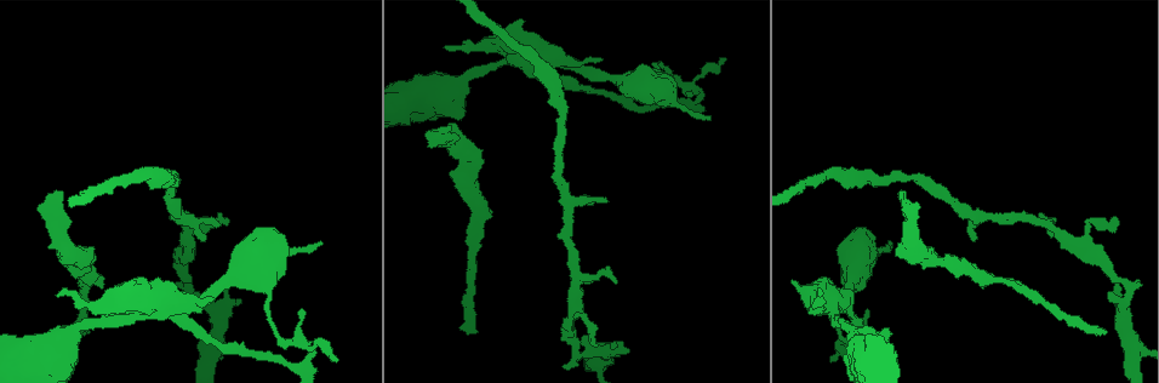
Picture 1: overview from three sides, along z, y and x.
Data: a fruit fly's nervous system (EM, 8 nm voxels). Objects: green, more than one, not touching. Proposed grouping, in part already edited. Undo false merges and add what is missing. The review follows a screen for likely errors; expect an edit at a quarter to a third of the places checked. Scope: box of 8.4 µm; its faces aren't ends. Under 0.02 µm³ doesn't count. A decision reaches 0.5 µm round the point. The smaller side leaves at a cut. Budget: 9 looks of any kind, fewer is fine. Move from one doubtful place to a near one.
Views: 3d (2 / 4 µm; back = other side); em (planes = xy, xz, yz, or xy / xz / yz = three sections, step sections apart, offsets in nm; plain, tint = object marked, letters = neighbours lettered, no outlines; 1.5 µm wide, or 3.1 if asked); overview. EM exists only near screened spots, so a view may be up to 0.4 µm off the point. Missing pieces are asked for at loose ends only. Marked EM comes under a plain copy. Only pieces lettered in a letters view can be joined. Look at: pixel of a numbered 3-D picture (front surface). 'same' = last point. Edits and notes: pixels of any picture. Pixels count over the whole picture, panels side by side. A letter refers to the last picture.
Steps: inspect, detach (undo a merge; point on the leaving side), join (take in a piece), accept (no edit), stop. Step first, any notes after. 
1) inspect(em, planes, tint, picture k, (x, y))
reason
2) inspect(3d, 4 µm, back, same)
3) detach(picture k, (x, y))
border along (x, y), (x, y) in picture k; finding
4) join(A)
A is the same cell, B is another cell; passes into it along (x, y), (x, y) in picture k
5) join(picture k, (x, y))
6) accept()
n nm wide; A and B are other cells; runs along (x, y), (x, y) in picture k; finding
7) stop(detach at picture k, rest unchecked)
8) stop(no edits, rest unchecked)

inspect(em, planes, letters, picture 1, (821, 295))
free end

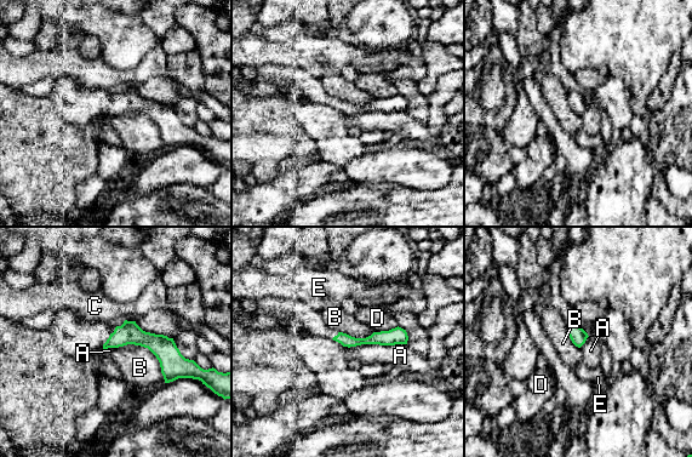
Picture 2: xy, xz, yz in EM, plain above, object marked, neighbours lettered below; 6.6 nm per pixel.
accept()
A touches over 420 nm; A, B, C, D and E are other cells; runs along (108, 344), (144, 338), (186, 361) in picture 2; no lettered piece goes on from it

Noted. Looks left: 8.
inspect(em, planes, letters, picture 1, (594, 202))
free end

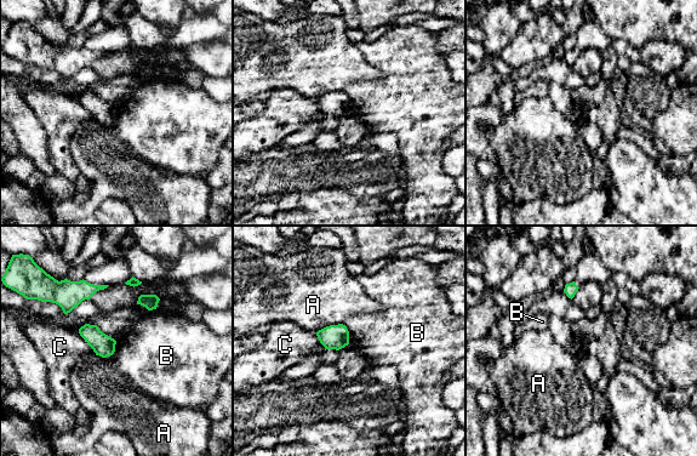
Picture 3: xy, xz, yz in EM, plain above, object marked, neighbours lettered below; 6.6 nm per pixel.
accept()
A, B and C are other cells; border along (344, 324), (349, 343) in picture 3; none of them fits

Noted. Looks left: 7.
inspect(em, planes, letters, picture 1, (676, 79))
closes a loop

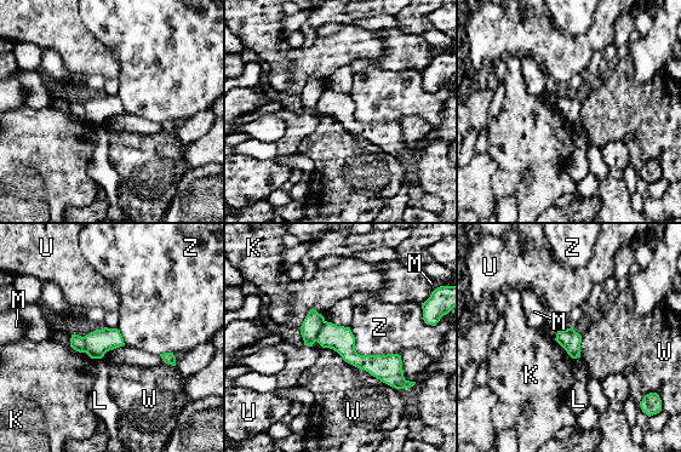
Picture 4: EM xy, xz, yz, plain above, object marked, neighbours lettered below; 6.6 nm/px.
detach(picture 4, (339, 338))
K, L, M, U, W and Z are other cells; border along (325, 321), (315, 341) in picture 4; two neurons meet here

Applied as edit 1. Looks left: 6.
inspect(overview)

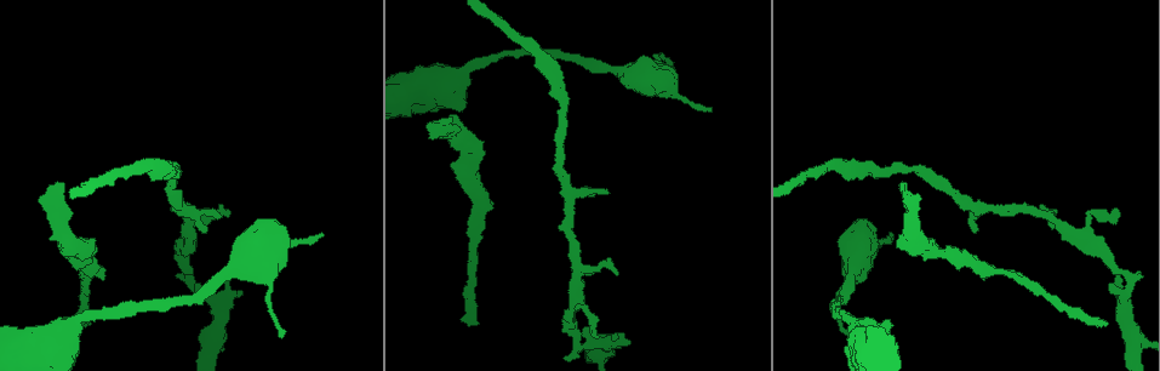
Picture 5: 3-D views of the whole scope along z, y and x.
inspect(3d, 2 µm, picture 5, (449, 117))
free end

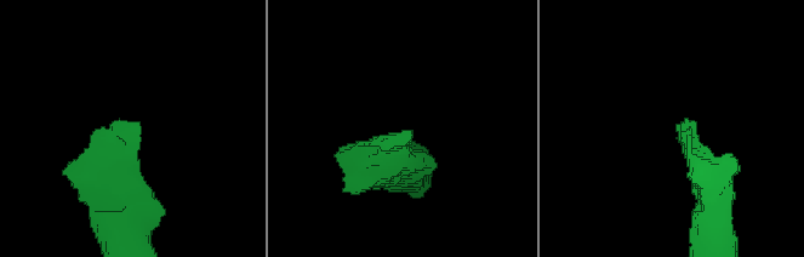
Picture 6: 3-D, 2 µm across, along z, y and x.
inspect(em, planes, letters, picture 6, (681, 125))

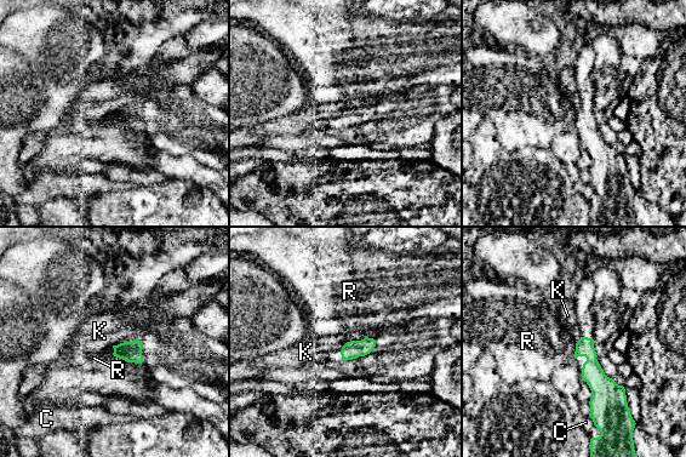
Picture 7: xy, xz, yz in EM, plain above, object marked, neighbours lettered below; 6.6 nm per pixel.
accept()
C, K and R are other cells; border along (139, 340), (112, 346) in picture 7; none of them fits

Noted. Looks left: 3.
stop(detach at picture 4, rest unchecked)

